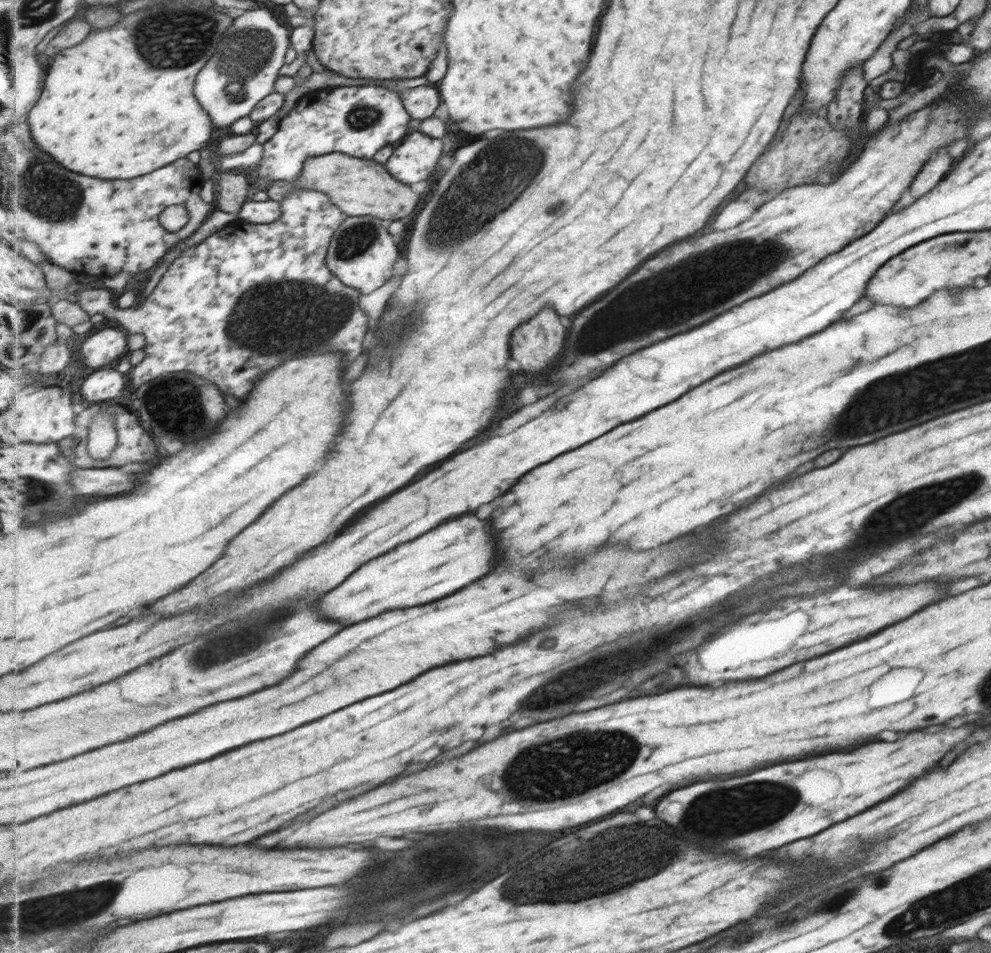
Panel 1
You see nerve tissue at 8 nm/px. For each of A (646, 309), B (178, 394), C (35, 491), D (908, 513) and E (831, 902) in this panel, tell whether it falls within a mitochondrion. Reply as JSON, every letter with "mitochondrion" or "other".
{"A":"other","B":"mitochondrion","C":"mitochondrion","D":"mitochondrion","E":"mitochondrion"}

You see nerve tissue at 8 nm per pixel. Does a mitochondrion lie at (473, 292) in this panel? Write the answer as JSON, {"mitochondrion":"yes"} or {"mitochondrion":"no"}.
{"mitochondrion":"no"}

